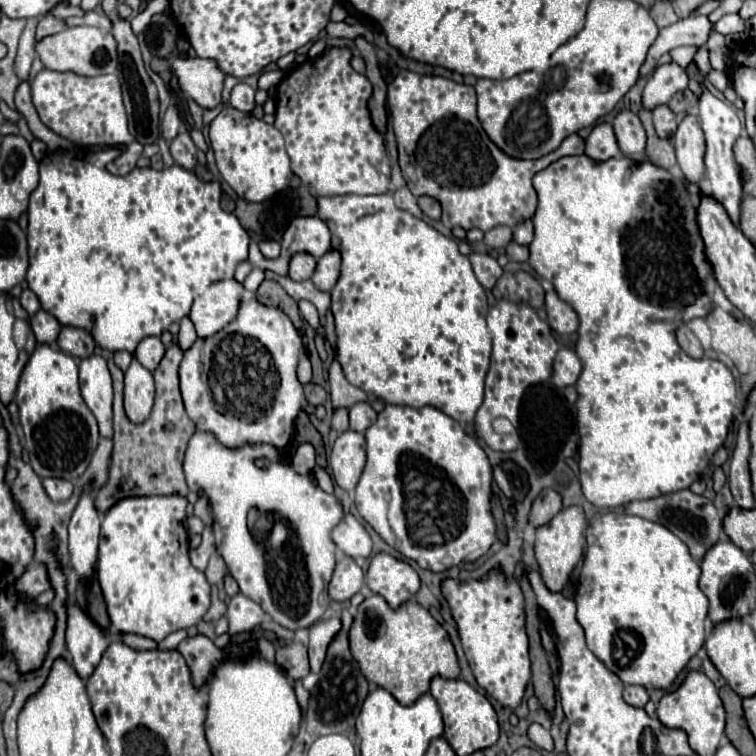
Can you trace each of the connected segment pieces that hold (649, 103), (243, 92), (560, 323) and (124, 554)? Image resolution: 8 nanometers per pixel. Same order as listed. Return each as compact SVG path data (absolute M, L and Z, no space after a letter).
M670 61L670 63L658 65L644 87L642 105L646 109L654 109L658 105L664 105L670 101L670 97L674 93L678 93L686 87L688 87L688 75L678 63Z
M240 81L232 93L230 93L230 101L228 101L234 109L240 109L244 113L250 113L254 109L254 89L250 85L246 85L244 81Z
M554 289L546 291L544 307L546 307L546 313L548 313L548 323L556 333L576 333L578 317L568 303L560 301L560 297L556 295Z
M126 497L112 505L102 521L96 573L116 631L138 633L160 643L168 633L196 625L210 607L210 585L188 557L184 529L186 497Z

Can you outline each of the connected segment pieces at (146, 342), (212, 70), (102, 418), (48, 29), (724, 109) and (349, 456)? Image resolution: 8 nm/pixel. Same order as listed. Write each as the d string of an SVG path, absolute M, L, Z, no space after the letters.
M144 337L140 341L140 345L136 347L134 351L134 357L148 369L148 371L154 371L156 365L160 363L160 357L164 355L164 345L158 337Z
M185 56L172 59L172 69L180 81L180 89L200 107L212 109L220 103L224 73L214 59Z
M90 355L80 361L80 391L94 413L100 435L112 437L112 379L104 357Z
M44 15L42 19L40 19L40 23L38 23L38 31L36 31L36 39L40 39L40 37L48 37L48 35L52 35L52 33L58 33L60 29L64 29L66 27L66 21L64 19L58 19L58 17L54 17L54 15Z
M704 91L700 95L698 107L700 107L702 131L706 135L706 179L702 183L702 189L724 207L724 211L732 219L732 223L738 227L740 205L742 205L742 181L740 181L740 175L738 175L738 169L736 169L732 147L742 133L742 121L738 117L734 105L716 99L710 91Z
M358 431L340 433L332 447L332 455L330 455L332 475L334 475L334 481L346 491L352 491L362 475L362 469L366 463L364 447L366 447L364 433L358 433Z

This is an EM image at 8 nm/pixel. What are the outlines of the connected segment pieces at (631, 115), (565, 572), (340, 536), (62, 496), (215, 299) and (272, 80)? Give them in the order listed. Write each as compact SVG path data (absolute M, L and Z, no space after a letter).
M622 109L614 121L614 131L618 137L618 145L622 149L622 155L626 157L636 157L638 153L644 151L646 147L646 133L644 127L640 123L640 117L634 111Z
M566 507L562 509L552 521L546 525L540 525L536 529L536 543L534 543L534 553L536 561L540 565L544 583L552 591L560 591L564 583L568 581L572 569L576 563L582 559L584 553L584 529L586 529L586 515L582 507Z
M350 513L334 527L332 539L338 549L342 549L346 555L354 559L364 559L372 553L372 539L368 531Z
M56 477L44 479L42 485L44 485L44 489L46 489L46 493L48 493L48 497L52 501L66 501L66 499L72 497L72 491L74 491L74 487L72 487L70 481L56 479Z
M224 279L212 283L202 295L196 297L190 319L196 325L198 337L210 337L218 333L238 315L242 291L242 283L236 279Z
M281 70L263 71L259 75L258 88L267 91L273 87L276 87L283 77L284 72Z

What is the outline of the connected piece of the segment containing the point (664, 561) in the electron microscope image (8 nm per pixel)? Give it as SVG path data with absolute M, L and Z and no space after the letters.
M606 513L602 517L598 517L596 521L592 521L590 527L586 529L586 555L584 555L584 563L582 563L578 591L574 597L576 605L578 605L578 621L586 631L586 643L592 649L592 653L596 653L596 657L600 657L600 661L604 661L604 665L608 665L608 669L612 669L628 685L642 685L646 689L670 687L674 683L674 679L678 677L678 673L698 653L698 649L702 649L702 645L706 641L704 619L708 613L708 599L698 587L698 577L700 577L700 565L692 559L692 555L688 553L688 547L672 531L664 529L662 525L646 521L642 517L626 515L626 513Z

